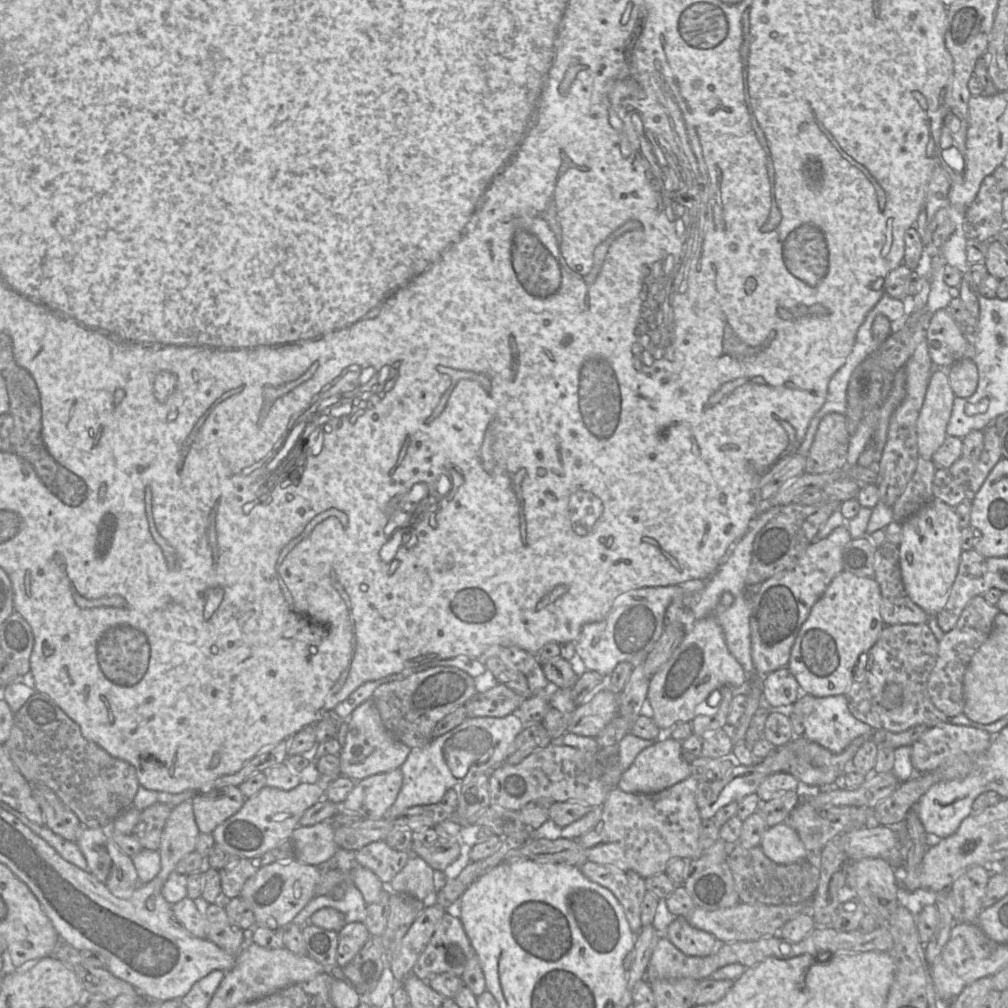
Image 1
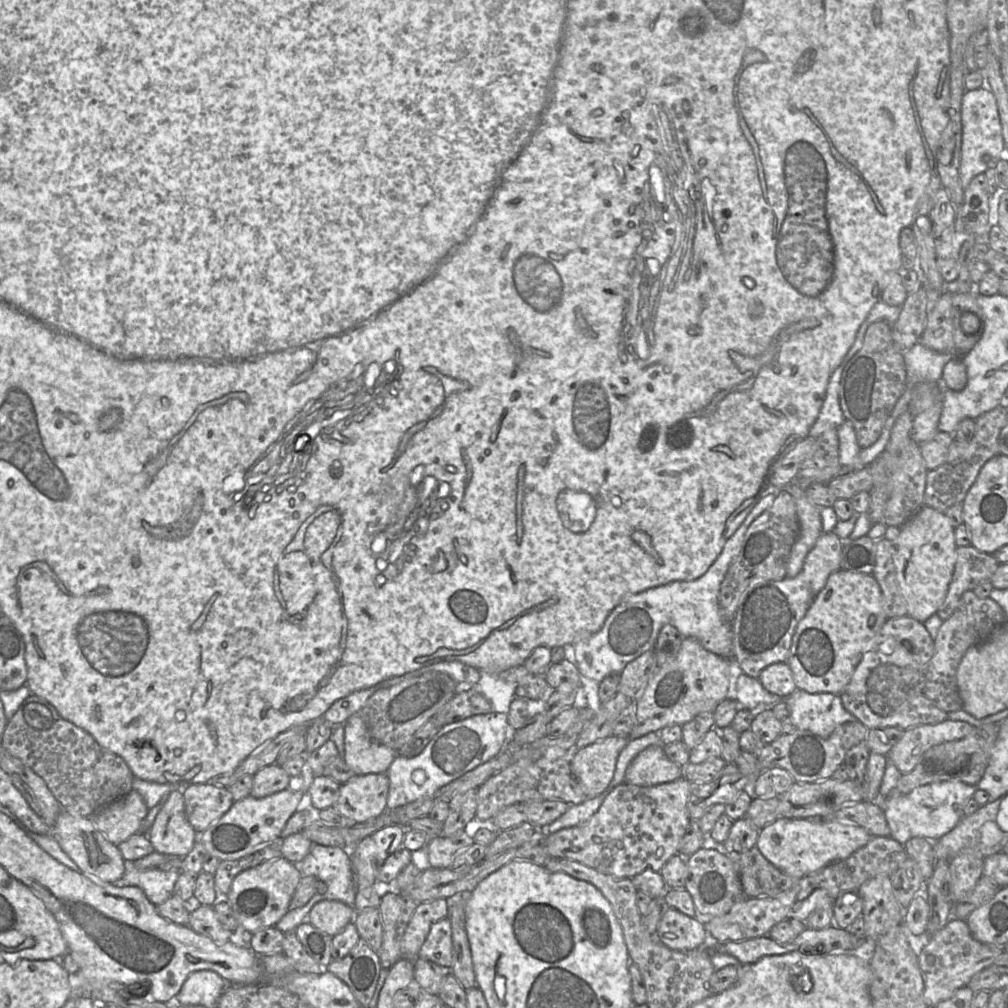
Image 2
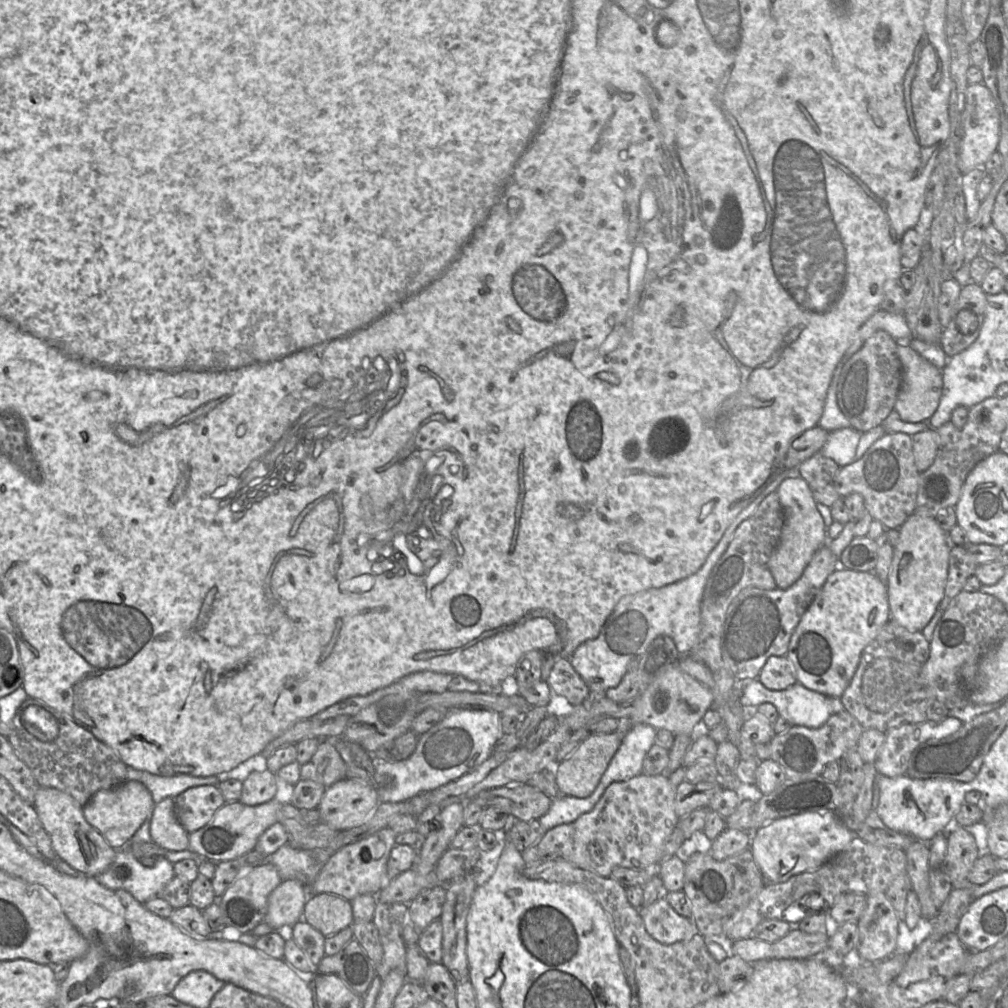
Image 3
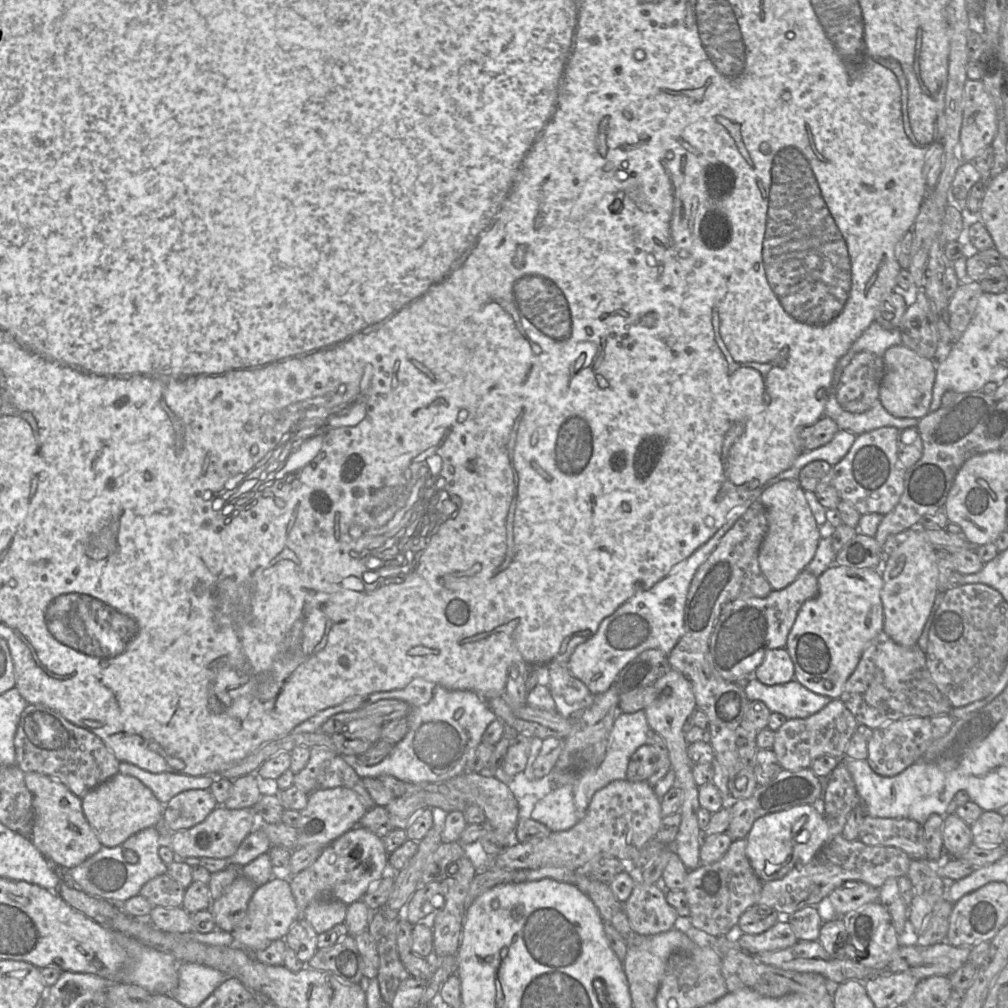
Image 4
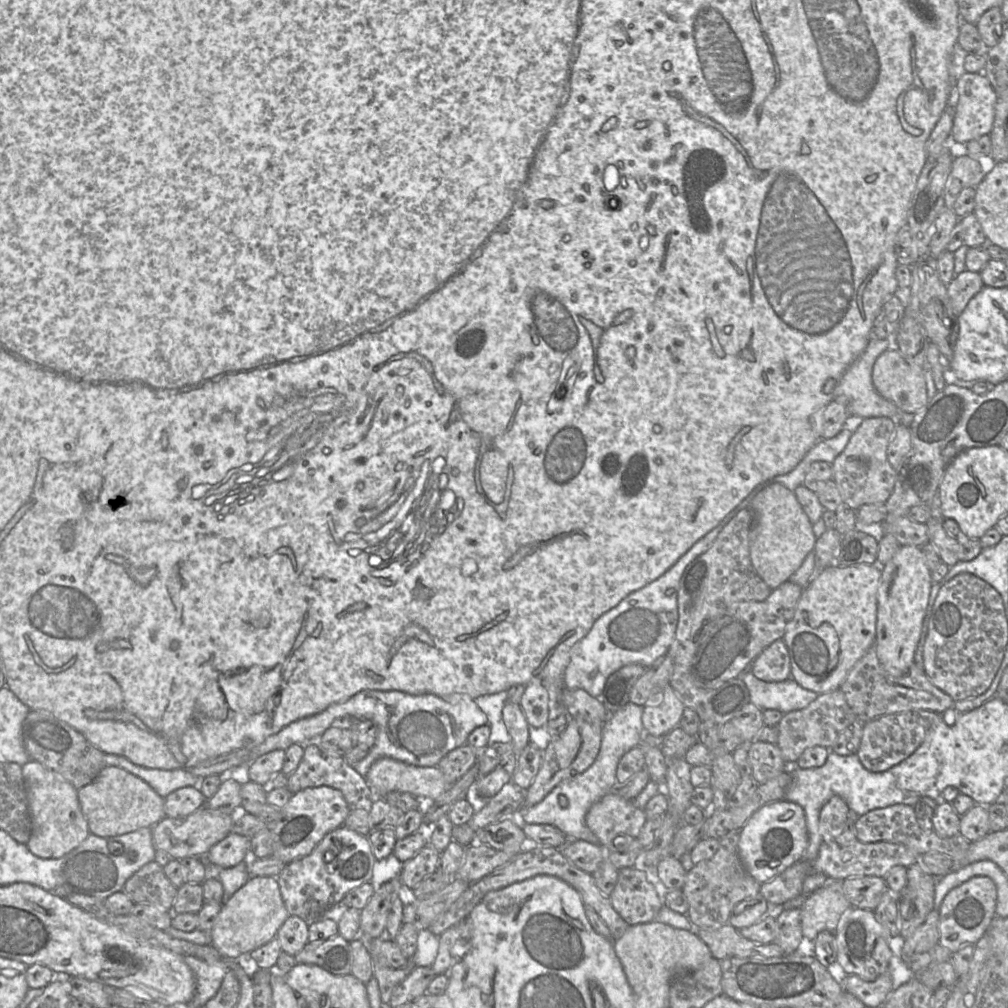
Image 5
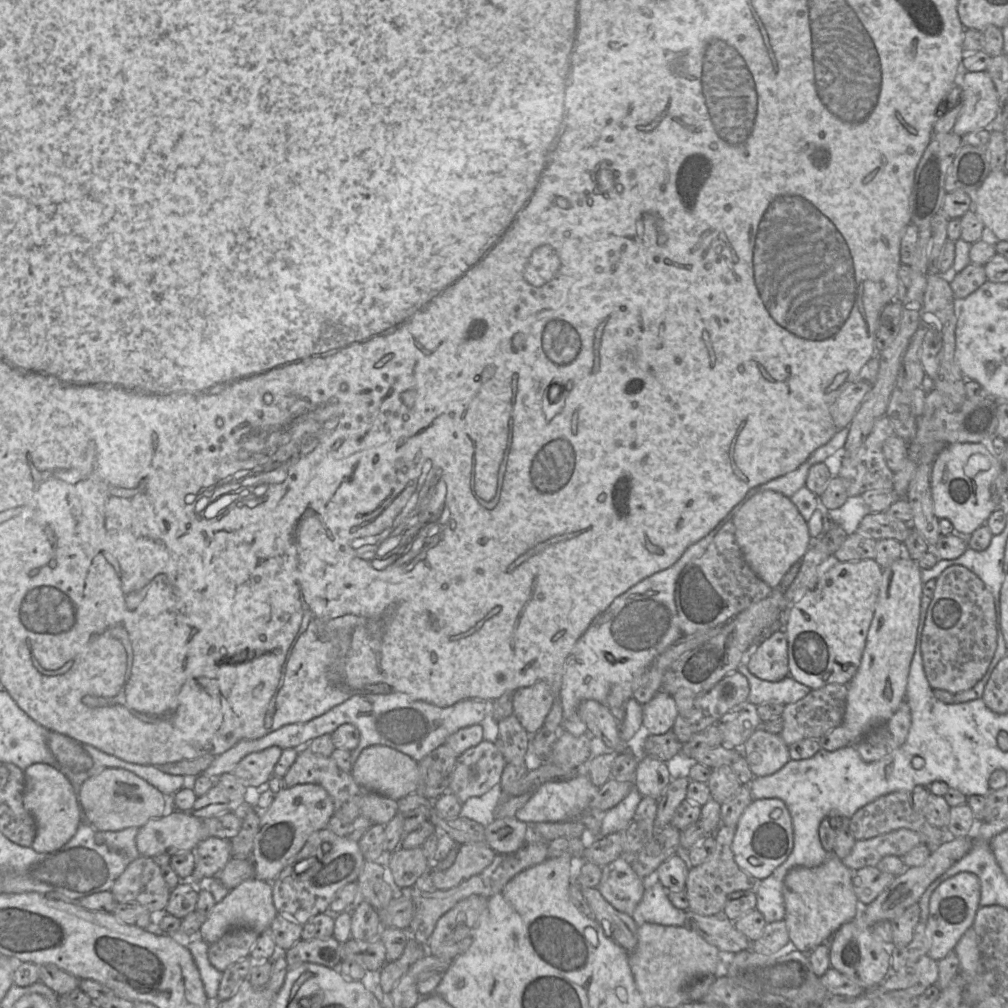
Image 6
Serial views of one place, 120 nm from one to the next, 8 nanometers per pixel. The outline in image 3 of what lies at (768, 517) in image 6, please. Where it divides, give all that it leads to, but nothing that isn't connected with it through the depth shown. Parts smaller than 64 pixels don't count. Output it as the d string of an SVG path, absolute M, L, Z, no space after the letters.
M800 476L782 481L776 493L784 511L784 525L779 543L768 561L777 588L787 589L802 575L813 555L827 543L827 529L816 507L811 488Z

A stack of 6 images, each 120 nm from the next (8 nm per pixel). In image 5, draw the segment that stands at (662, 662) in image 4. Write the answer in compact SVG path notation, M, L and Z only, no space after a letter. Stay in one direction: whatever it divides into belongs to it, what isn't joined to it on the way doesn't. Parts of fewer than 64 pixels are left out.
M640 664L622 666L607 678L598 698L609 714L619 711L629 702L630 692L646 668Z

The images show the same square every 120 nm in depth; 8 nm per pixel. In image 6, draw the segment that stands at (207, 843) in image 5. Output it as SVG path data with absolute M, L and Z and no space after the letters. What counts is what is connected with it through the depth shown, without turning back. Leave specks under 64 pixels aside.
M175 810L170 815L150 819L140 827L136 836L136 847L140 856L173 856L194 850L208 836L203 819L189 812Z

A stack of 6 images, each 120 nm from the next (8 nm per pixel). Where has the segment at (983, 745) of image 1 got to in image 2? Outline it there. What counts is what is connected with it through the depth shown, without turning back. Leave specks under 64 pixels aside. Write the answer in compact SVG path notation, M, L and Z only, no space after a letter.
M946 719L938 724L919 725L904 731L901 739L886 755L903 775L911 772L922 754L932 746L959 740L967 736L974 726L963 721Z

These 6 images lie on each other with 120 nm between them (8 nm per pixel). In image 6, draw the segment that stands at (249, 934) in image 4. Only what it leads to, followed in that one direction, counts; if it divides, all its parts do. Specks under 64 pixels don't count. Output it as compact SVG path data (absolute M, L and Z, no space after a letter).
M256 878L243 881L230 890L228 895L219 903L216 903L211 913L199 929L203 941L208 944L219 940L228 930L234 927L243 927L255 931L259 935L269 931L270 926L278 915L273 904L272 882L258 880Z

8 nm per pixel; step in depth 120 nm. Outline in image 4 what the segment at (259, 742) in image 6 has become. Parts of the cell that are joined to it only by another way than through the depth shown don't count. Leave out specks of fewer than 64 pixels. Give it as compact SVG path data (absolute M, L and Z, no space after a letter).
M419 678L401 689L355 696L324 709L296 726L291 733L319 732L321 726L331 716L385 699L402 700L410 705L410 712L406 717L408 731L405 737L394 745L392 752L378 764L364 765L357 760L357 756L341 755L362 779L388 775L403 781L435 783L460 775L466 771L467 762L482 742L482 735L488 725L498 719L487 701L478 693L469 690L450 690Z

